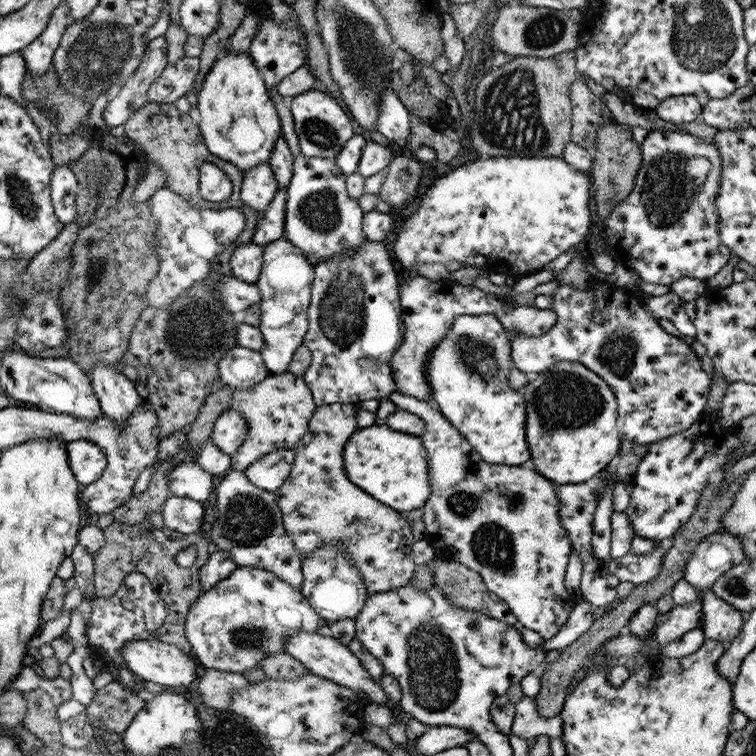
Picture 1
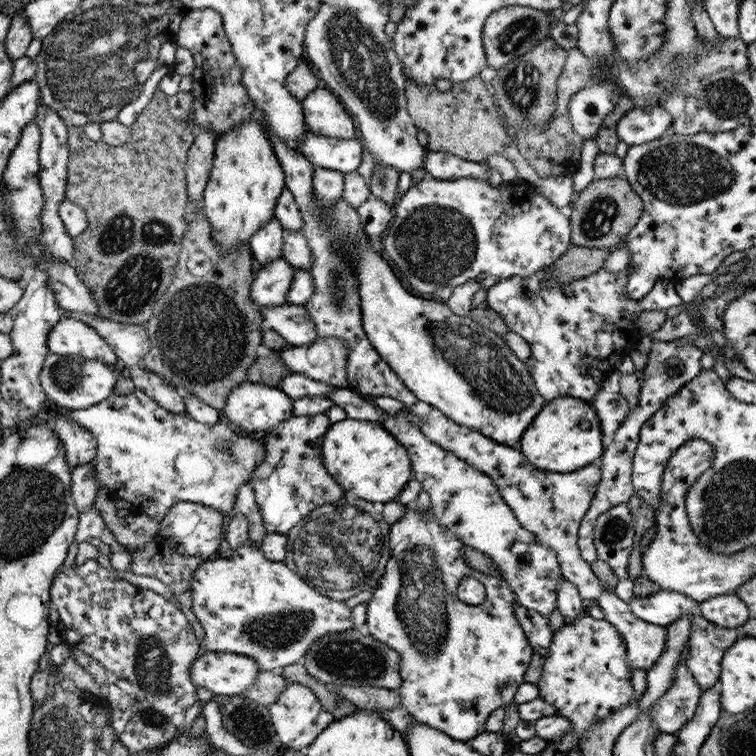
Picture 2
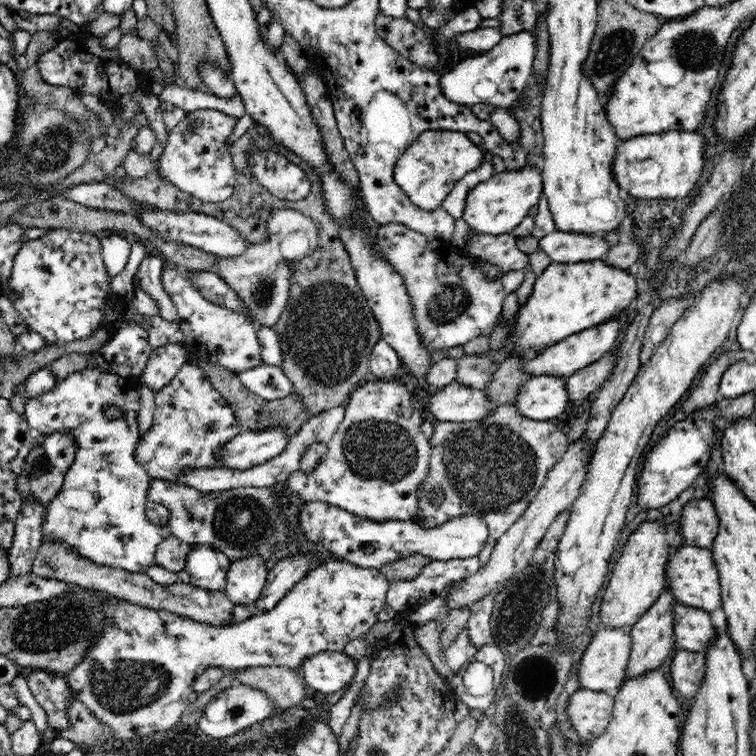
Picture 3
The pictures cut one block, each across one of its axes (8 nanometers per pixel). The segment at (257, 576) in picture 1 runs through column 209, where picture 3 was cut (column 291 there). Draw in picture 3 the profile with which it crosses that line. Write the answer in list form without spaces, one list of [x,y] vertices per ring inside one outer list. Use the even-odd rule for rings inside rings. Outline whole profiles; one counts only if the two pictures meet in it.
[[[334,557],[308,571],[273,610],[228,626],[209,625],[167,611],[152,610],[106,593],[108,600],[102,606],[107,616],[102,632],[80,664],[64,676],[74,698],[108,726],[112,738],[126,743],[150,732],[160,734],[160,730],[180,726],[180,716],[188,706],[194,681],[206,670],[218,666],[226,671],[267,666],[299,670],[309,656],[324,651],[342,652],[348,641],[363,638],[378,620],[377,614],[387,603],[388,589],[389,580],[379,569],[362,568]]]

